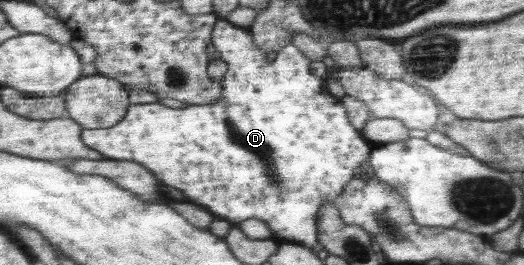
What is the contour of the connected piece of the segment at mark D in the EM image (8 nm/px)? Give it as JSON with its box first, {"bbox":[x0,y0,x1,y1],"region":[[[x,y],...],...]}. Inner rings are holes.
{"bbox":[81,18,372,248],"region":[[[220,18],[215,25],[213,25],[213,31],[211,31],[211,43],[213,44],[213,47],[219,52],[219,57],[222,61],[225,61],[228,66],[228,71],[225,73],[225,76],[222,78],[222,89],[224,91],[222,92],[221,99],[217,101],[217,103],[213,103],[213,105],[189,105],[185,108],[171,108],[167,107],[163,104],[157,103],[149,103],[149,104],[131,104],[129,105],[128,113],[126,114],[126,117],[123,117],[119,123],[117,123],[113,127],[104,128],[104,129],[84,129],[81,131],[81,140],[85,142],[86,146],[89,146],[93,149],[96,149],[97,151],[101,152],[103,156],[105,156],[108,159],[111,160],[121,160],[121,161],[135,161],[135,163],[139,163],[139,165],[143,165],[143,167],[147,167],[151,173],[154,173],[155,177],[159,179],[159,183],[162,185],[165,185],[167,187],[172,187],[173,189],[177,189],[177,191],[181,191],[187,199],[190,199],[190,201],[197,201],[199,205],[205,205],[207,209],[211,209],[211,213],[215,217],[225,217],[225,219],[229,219],[229,221],[245,221],[249,219],[257,219],[264,221],[267,224],[267,227],[270,229],[271,232],[273,232],[273,235],[277,240],[287,240],[287,241],[294,241],[297,244],[302,244],[305,247],[312,248],[314,246],[317,246],[319,243],[319,239],[317,239],[317,212],[319,212],[319,208],[323,206],[323,204],[329,204],[329,202],[338,203],[339,201],[339,194],[340,192],[348,185],[349,181],[354,179],[354,174],[358,171],[359,166],[365,162],[372,149],[372,144],[368,142],[365,137],[361,134],[361,130],[355,129],[353,125],[349,122],[347,113],[345,112],[345,107],[343,103],[341,103],[340,99],[335,97],[335,95],[329,93],[327,85],[325,83],[325,80],[321,77],[316,77],[315,75],[312,75],[309,69],[310,60],[305,57],[305,54],[303,54],[295,44],[287,44],[283,49],[281,49],[281,52],[278,52],[277,55],[275,55],[275,60],[273,63],[269,63],[267,61],[267,54],[265,54],[263,51],[260,51],[259,49],[255,48],[255,45],[253,45],[253,35],[249,28],[243,28],[243,27],[237,27],[237,25],[233,25],[233,23],[229,23],[225,18]]]}

